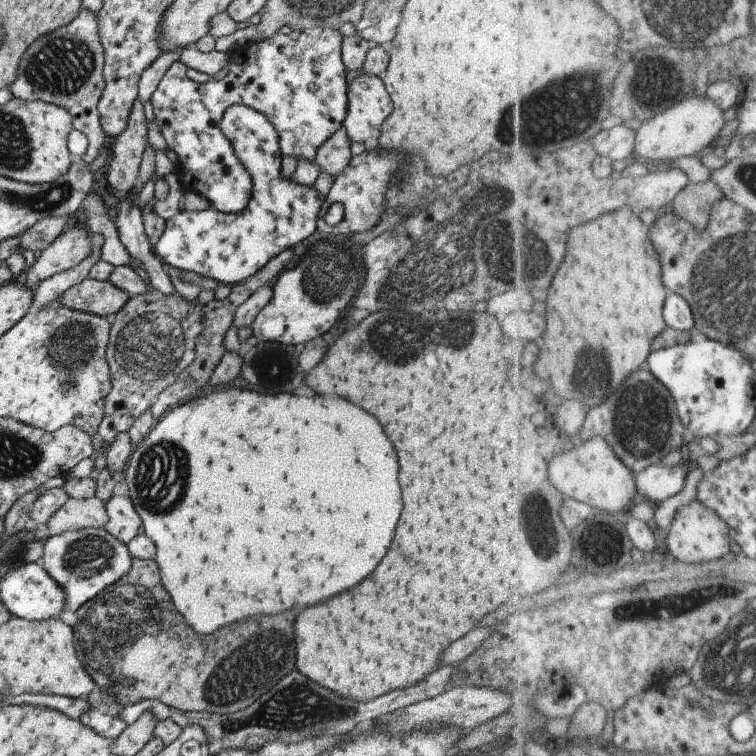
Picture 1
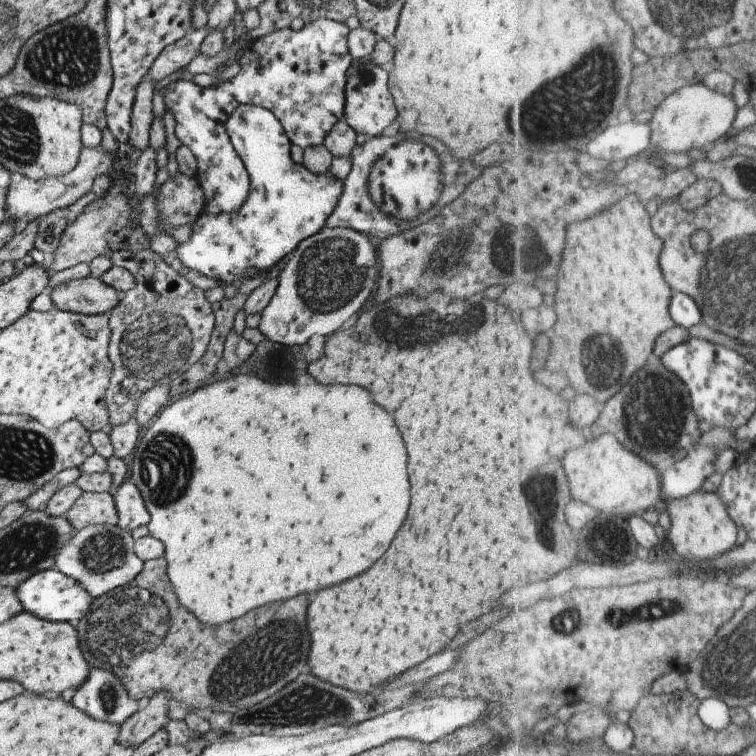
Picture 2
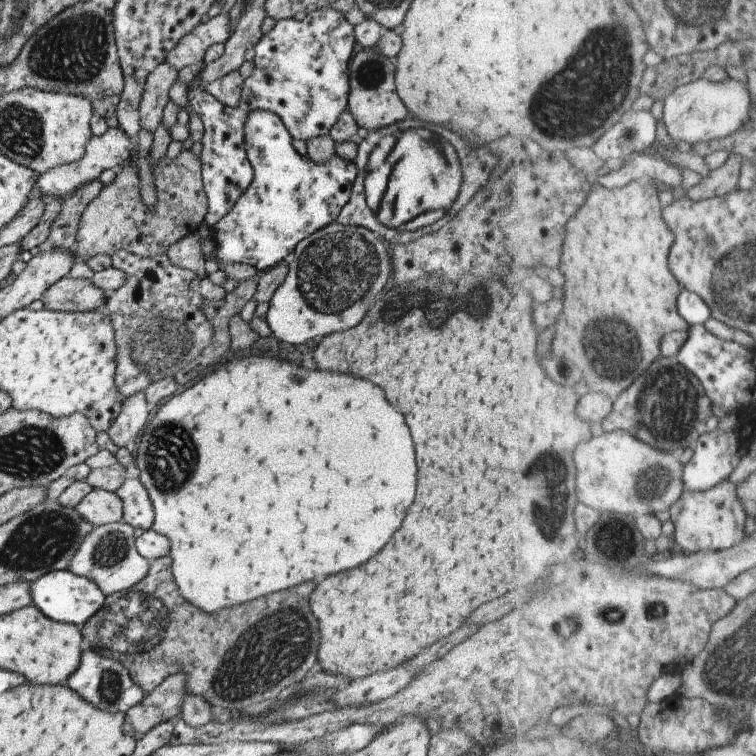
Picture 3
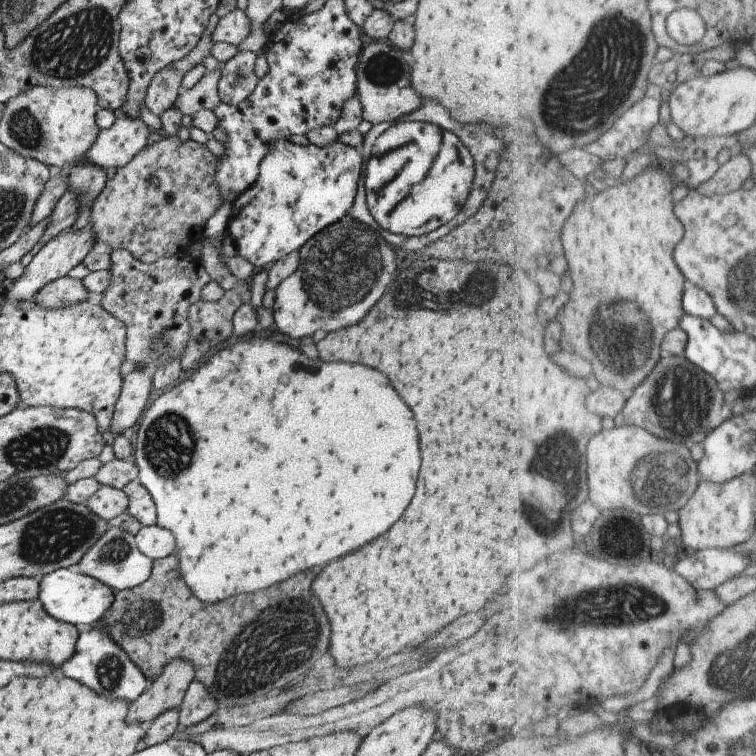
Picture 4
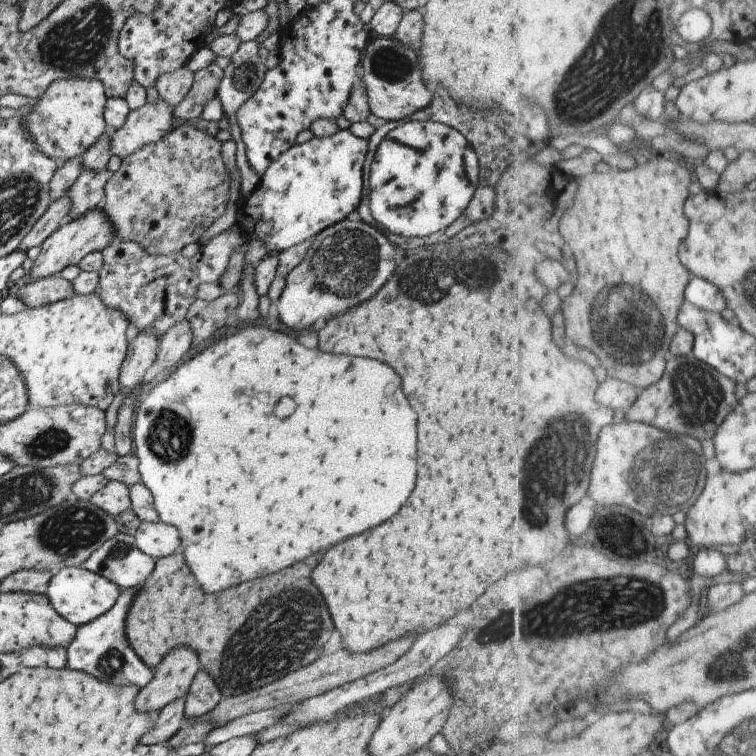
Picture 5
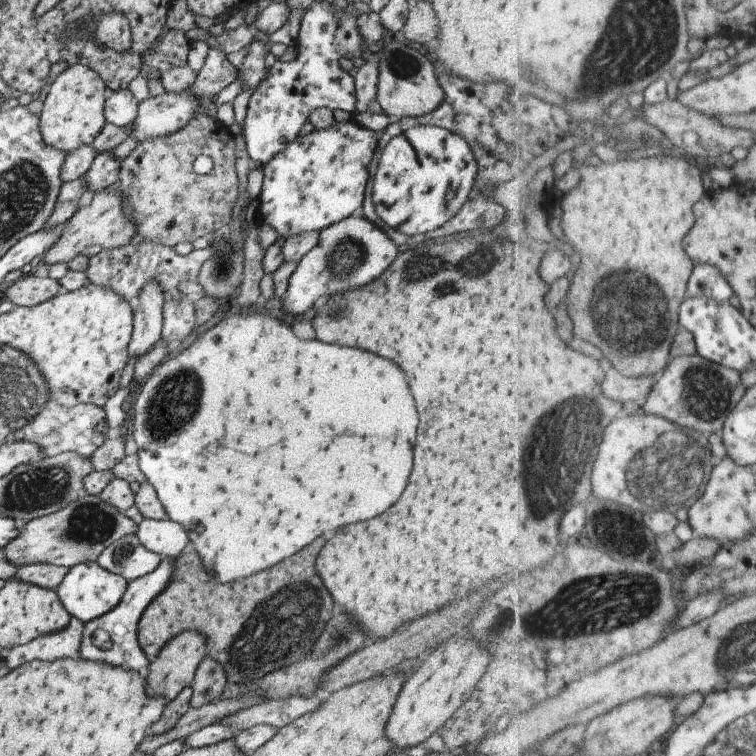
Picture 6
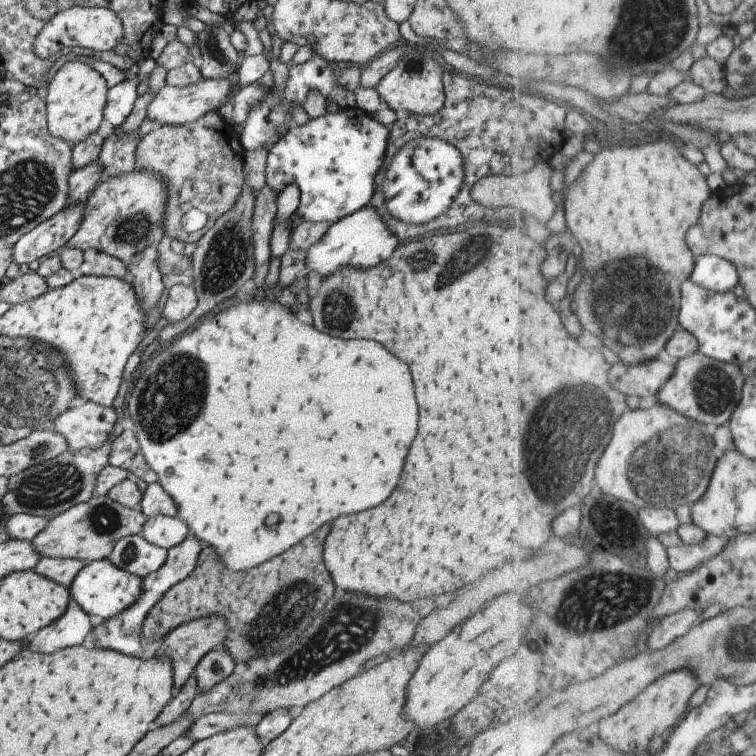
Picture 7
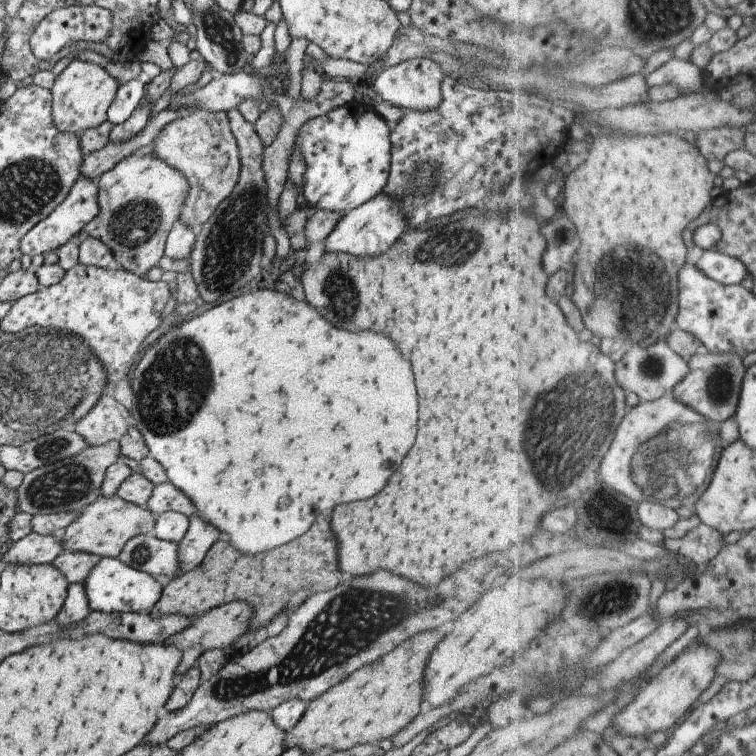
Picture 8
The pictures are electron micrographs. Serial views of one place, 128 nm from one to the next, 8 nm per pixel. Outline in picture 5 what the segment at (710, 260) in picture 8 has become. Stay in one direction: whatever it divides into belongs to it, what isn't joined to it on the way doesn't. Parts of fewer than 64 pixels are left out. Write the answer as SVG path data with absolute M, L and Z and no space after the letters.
M694 275L688 284L686 300L705 311L719 313L727 308L727 299L725 300L721 287L698 275Z

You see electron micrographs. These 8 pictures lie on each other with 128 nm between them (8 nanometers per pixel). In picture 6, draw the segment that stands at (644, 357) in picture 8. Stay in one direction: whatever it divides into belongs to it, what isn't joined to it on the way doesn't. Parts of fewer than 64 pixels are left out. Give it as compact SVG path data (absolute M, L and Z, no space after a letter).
M609 368L609 374L605 378L605 396L621 404L634 401L643 405L657 380L658 377L654 375L638 375L637 378L633 378L621 374L617 368Z

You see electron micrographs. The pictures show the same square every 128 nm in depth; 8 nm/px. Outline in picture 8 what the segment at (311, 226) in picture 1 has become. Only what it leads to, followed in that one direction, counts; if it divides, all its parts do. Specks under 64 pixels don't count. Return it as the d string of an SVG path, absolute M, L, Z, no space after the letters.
M355 101L307 120L294 140L305 162L300 201L343 216L381 192L390 169L390 132L373 108Z

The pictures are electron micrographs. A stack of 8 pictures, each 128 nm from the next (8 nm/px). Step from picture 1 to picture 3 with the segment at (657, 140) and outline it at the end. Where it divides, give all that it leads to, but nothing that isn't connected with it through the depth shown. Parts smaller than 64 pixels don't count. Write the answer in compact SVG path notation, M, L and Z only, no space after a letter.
M729 78L718 82L699 79L676 88L664 99L663 122L671 136L671 142L683 140L694 146L705 141L719 141L748 125L751 107L751 92L746 82Z

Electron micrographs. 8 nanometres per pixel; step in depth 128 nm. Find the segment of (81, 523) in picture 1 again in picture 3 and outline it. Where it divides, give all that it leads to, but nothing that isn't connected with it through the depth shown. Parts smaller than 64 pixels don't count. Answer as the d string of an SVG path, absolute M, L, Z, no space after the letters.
M91 489L74 508L90 525L119 523L122 519L122 502L111 491Z

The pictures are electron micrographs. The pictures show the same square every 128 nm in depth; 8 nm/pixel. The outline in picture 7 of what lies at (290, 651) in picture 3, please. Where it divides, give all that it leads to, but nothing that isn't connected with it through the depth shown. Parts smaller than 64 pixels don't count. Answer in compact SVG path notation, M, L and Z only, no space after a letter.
M329 524L321 525L317 528L317 532L309 534L309 538L303 538L297 546L289 547L285 552L263 562L259 568L247 569L243 572L227 569L215 550L209 545L204 545L199 551L195 568L183 580L166 590L165 594L147 611L140 634L145 640L153 642L163 638L177 625L199 617L219 615L224 618L228 626L221 647L232 656L234 662L247 662L257 655L267 656L284 650L297 638L299 632L307 628L311 618L333 596L333 582L323 566L321 552L327 530L329 530Z

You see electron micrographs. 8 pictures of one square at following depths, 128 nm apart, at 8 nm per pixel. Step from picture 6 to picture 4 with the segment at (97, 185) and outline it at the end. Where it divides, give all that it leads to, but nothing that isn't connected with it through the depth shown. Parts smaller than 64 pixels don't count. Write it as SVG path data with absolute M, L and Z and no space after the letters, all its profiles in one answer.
M65 191L59 198L56 205L52 208L48 227L44 235L40 238L42 243L46 243L54 236L57 236L61 230L67 230L76 221L78 215L78 196L74 196L73 191Z

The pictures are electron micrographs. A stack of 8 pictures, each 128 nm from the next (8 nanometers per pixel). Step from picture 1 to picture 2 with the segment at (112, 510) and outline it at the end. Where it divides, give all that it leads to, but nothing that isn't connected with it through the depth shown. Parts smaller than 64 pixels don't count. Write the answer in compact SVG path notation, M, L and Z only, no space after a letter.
M129 479L123 481L112 493L118 516L115 525L121 530L131 531L149 522L149 513L133 482Z

